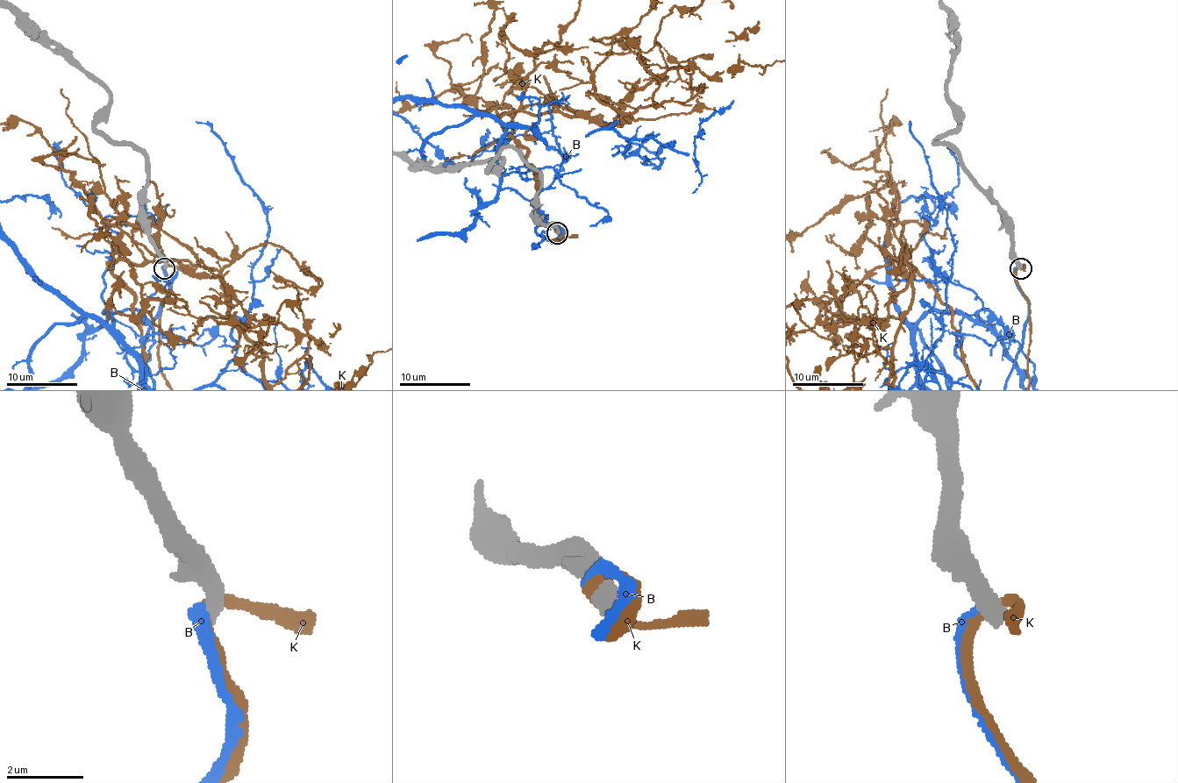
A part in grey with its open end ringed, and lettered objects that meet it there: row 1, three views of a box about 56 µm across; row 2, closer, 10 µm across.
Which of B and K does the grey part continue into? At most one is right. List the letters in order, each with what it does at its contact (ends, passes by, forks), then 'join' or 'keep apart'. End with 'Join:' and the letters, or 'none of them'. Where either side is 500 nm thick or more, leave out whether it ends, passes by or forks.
B: keep apart
K: keep apart
Join: none of them

